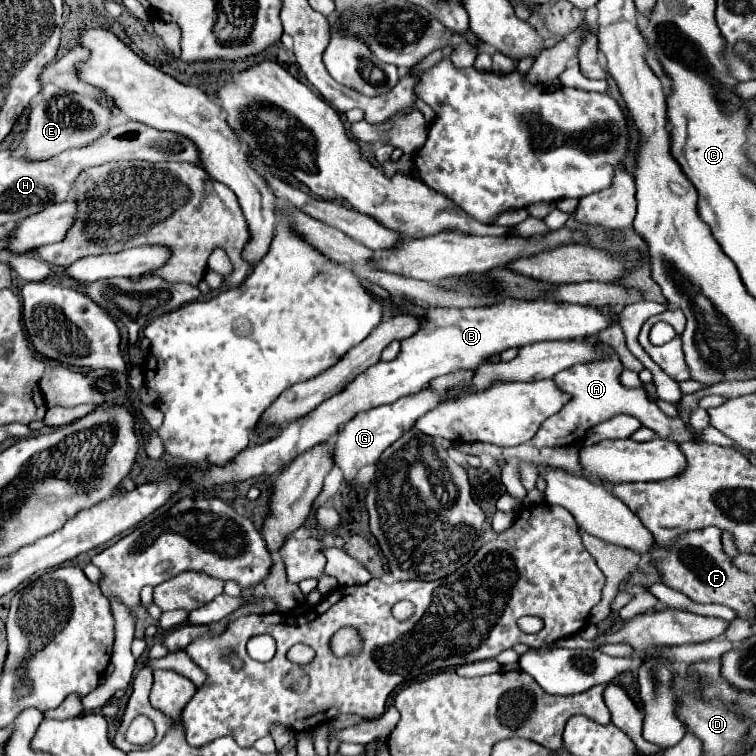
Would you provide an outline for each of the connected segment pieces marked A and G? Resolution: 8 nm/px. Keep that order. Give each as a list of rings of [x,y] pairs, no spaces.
[[[603,360],[601,364],[579,364],[577,368],[559,372],[553,380],[557,382],[557,386],[563,392],[571,392],[573,400],[565,408],[561,408],[561,412],[553,414],[549,420],[545,420],[541,424],[541,428],[535,434],[535,438],[531,440],[531,444],[537,448],[579,444],[579,442],[583,442],[585,434],[595,424],[609,420],[617,414],[631,414],[631,416],[639,418],[641,424],[647,428],[653,428],[659,434],[659,438],[665,438],[665,440],[671,440],[677,444],[693,440],[693,432],[685,426],[685,422],[679,416],[671,418],[671,416],[663,414],[655,402],[647,400],[645,388],[625,388],[619,382],[621,372],[623,372],[623,364],[619,360]]]
[[[425,388],[425,390],[417,392],[417,396],[403,396],[401,400],[397,400],[393,404],[383,404],[383,406],[371,408],[369,412],[359,412],[353,420],[349,420],[341,428],[337,440],[333,440],[333,444],[331,444],[333,464],[343,470],[343,476],[345,476],[347,482],[353,480],[359,468],[363,468],[367,464],[375,464],[381,458],[381,454],[395,440],[399,440],[403,432],[413,428],[417,418],[421,418],[431,408],[435,408],[439,404],[439,400],[441,400],[441,396],[437,396],[435,392]]]

